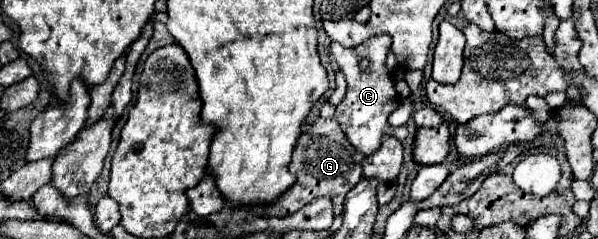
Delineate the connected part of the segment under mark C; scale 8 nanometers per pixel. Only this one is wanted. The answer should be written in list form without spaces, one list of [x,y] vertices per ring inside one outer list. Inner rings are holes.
[[[387,34],[373,36],[373,38],[365,40],[363,44],[355,46],[355,48],[345,48],[345,46],[335,44],[335,42],[331,44],[331,54],[337,60],[339,70],[345,74],[345,80],[347,80],[347,94],[341,100],[341,104],[337,106],[335,120],[339,122],[341,130],[347,136],[347,140],[365,156],[379,150],[381,138],[385,134],[395,136],[399,142],[403,142],[409,134],[407,126],[391,128],[389,122],[387,122],[389,114],[393,110],[397,110],[399,104],[401,104],[401,98],[397,96],[397,92],[393,88],[395,82],[393,82],[391,74],[385,70],[385,56],[387,56],[389,48],[391,48],[391,38],[387,38]],[[361,58],[369,58],[369,62],[371,62],[371,68],[367,72],[359,72],[359,68],[357,68],[357,62]]]

